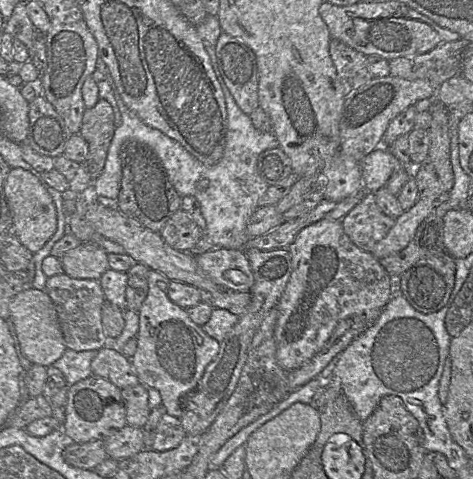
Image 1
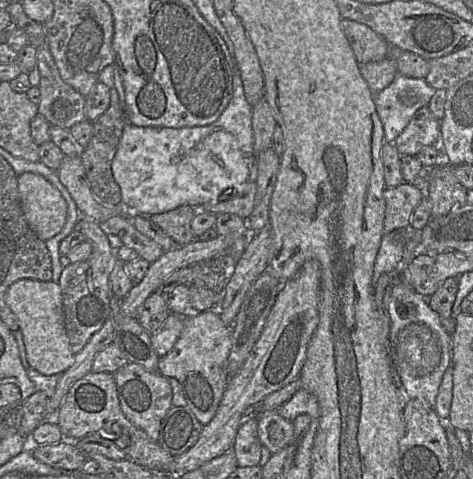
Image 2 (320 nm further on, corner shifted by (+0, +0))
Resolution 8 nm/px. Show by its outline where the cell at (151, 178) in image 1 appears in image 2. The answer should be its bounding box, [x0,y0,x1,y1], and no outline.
[151,205,196,246]

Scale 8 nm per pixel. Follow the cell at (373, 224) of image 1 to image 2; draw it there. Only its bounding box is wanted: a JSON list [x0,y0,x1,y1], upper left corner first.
[384,183,426,234]

